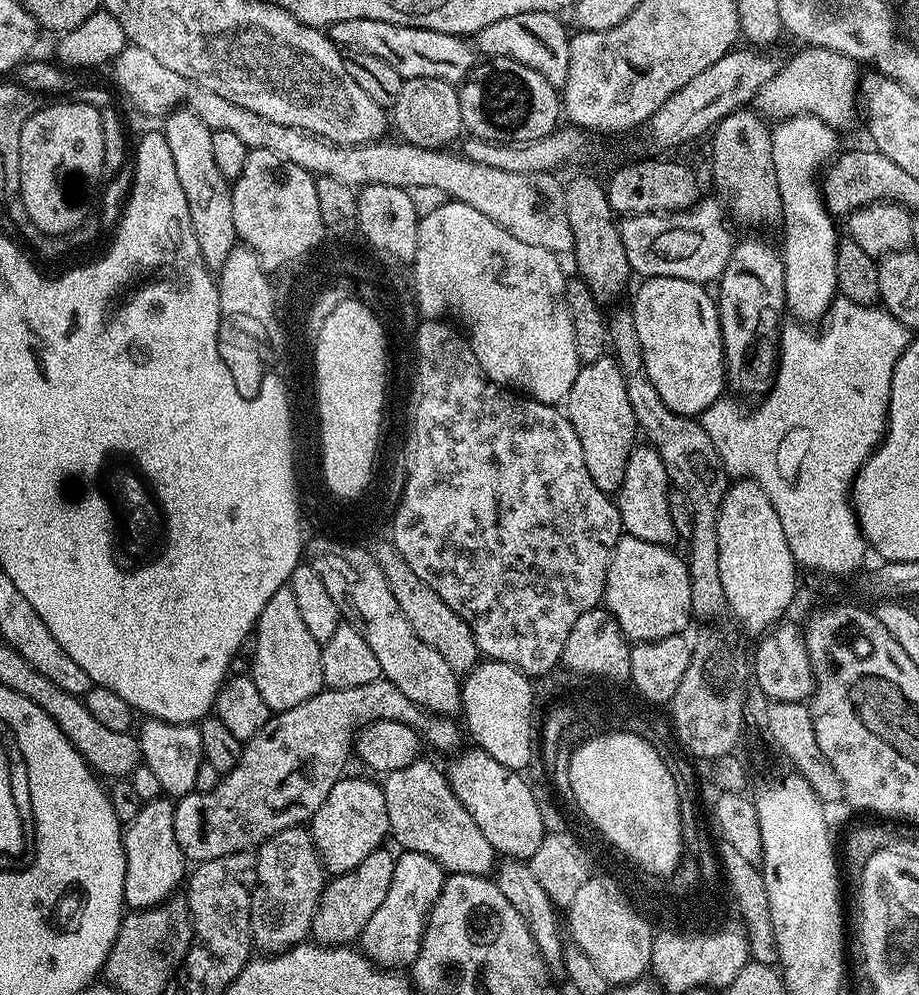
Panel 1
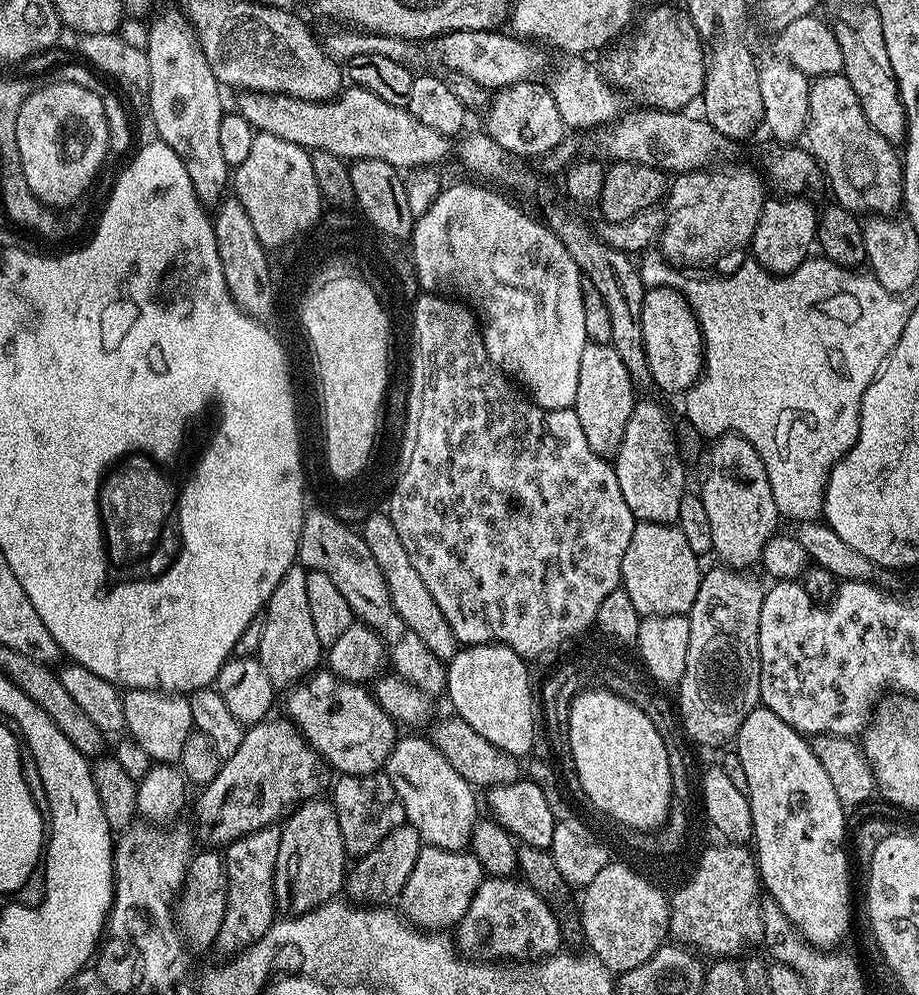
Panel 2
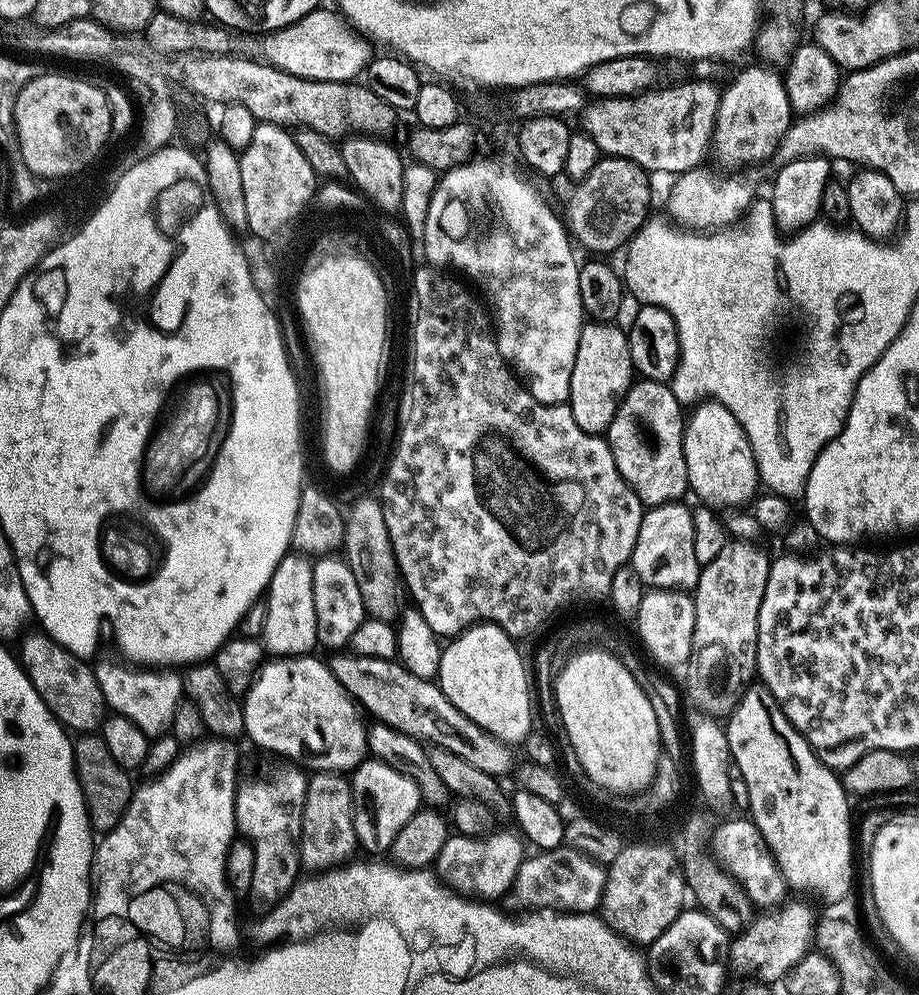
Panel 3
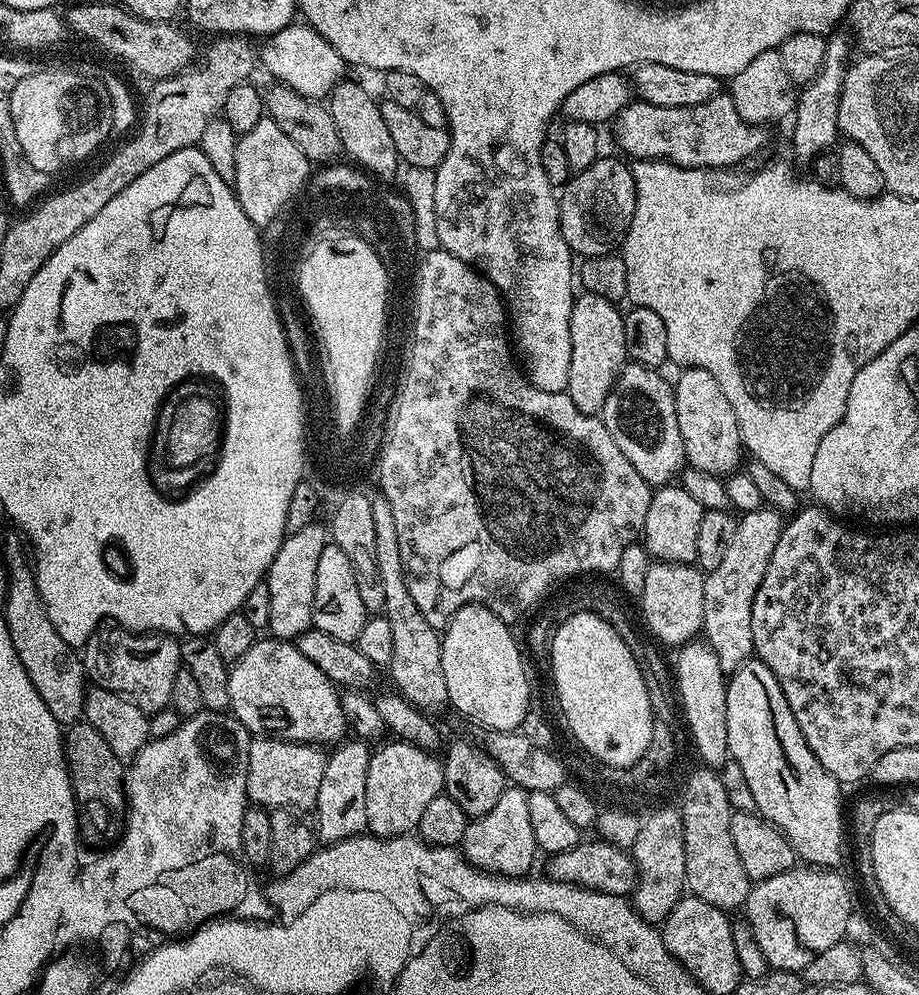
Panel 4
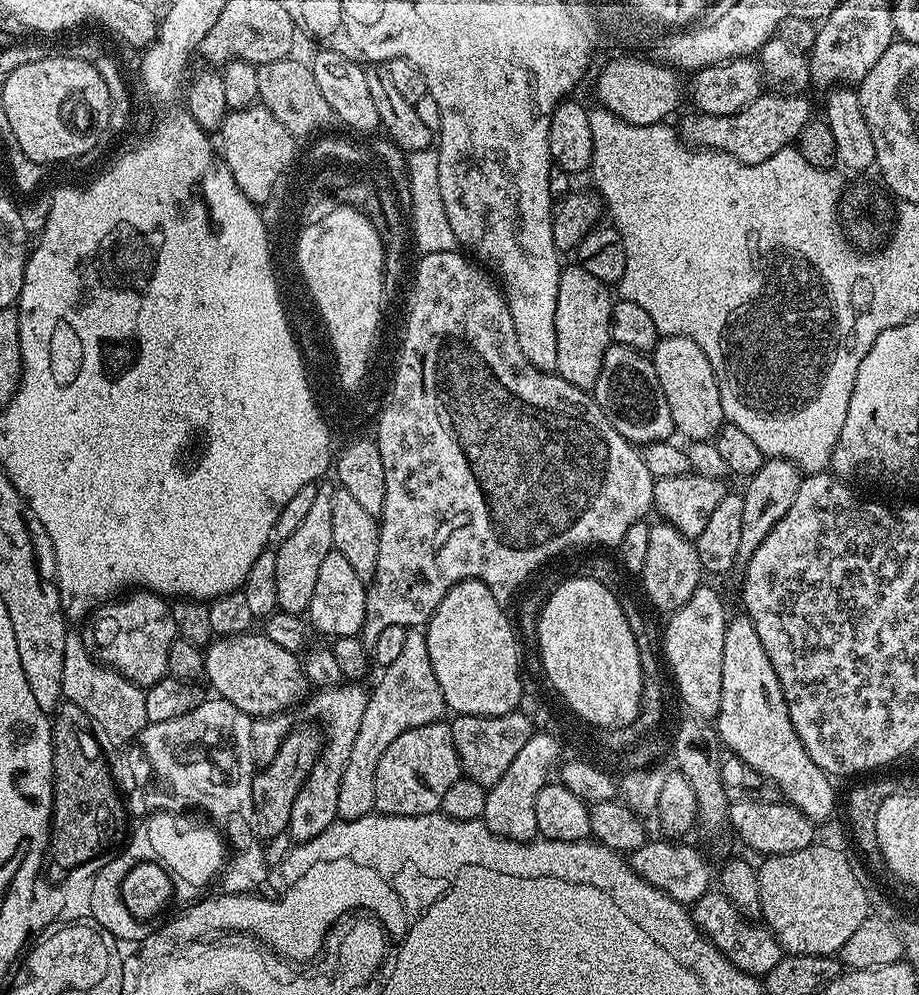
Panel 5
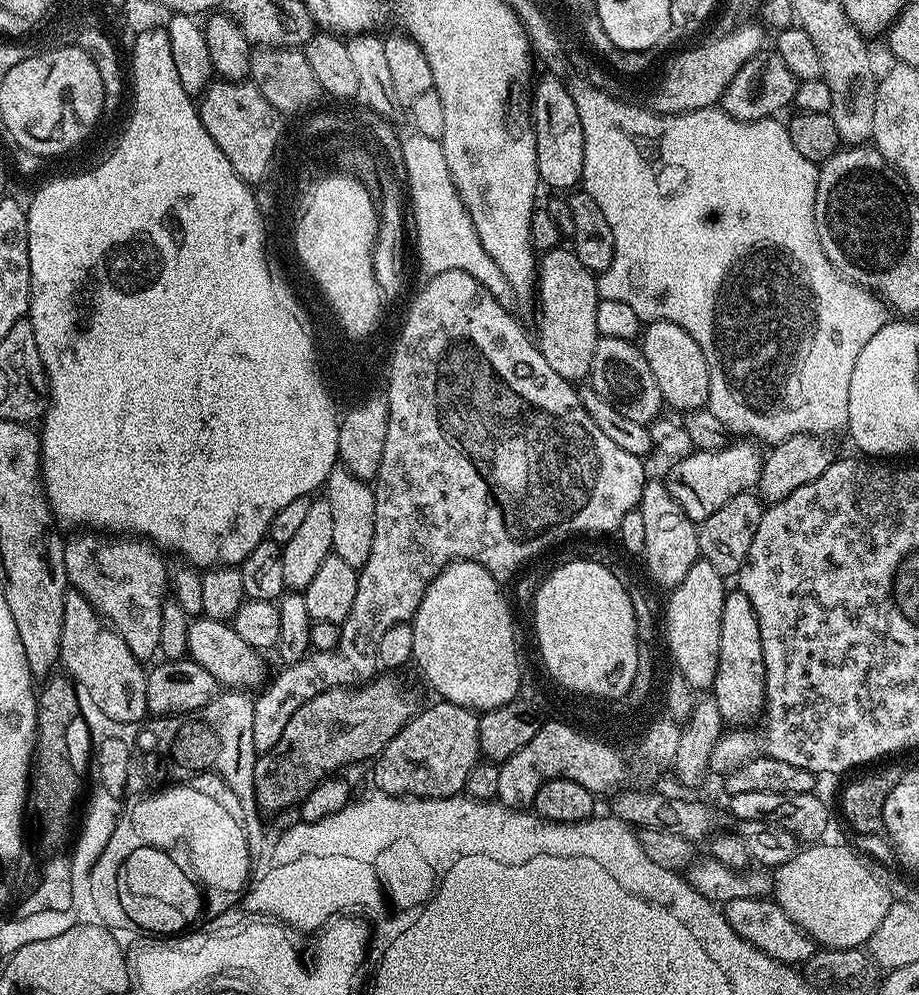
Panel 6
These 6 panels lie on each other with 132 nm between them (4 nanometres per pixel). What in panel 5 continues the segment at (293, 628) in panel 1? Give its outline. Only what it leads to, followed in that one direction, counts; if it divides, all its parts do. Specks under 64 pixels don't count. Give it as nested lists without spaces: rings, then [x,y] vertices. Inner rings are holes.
[[[321,483],[314,494],[314,502],[306,518],[290,534],[290,538],[279,541],[275,549],[278,558],[278,571],[274,574],[274,583],[278,586],[278,609],[281,612],[289,612],[295,616],[304,616],[310,606],[310,598],[314,598],[314,585],[318,579],[318,566],[322,566],[322,561],[326,554],[334,551],[332,539],[334,533],[330,526],[334,511],[334,498],[337,485]]]

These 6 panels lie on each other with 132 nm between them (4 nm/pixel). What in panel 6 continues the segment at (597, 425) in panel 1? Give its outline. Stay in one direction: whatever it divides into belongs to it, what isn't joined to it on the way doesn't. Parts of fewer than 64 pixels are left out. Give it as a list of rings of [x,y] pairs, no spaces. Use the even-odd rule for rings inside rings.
[[[561,246],[539,257],[534,293],[535,303],[540,303],[538,347],[542,358],[550,362],[550,370],[564,380],[587,381],[592,375],[594,346],[601,338],[596,322],[601,301],[596,281],[594,273],[578,262],[571,247]]]

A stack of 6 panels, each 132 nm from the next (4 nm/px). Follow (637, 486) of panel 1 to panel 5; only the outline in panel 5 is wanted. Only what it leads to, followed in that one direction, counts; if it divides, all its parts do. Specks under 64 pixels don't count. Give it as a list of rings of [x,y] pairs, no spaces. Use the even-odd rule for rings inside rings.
[[[613,342],[602,362],[594,399],[608,415],[614,430],[632,445],[643,446],[673,439],[676,427],[674,418],[670,418],[670,405],[666,402],[666,394],[662,394],[662,382],[658,382],[652,361],[645,353]]]

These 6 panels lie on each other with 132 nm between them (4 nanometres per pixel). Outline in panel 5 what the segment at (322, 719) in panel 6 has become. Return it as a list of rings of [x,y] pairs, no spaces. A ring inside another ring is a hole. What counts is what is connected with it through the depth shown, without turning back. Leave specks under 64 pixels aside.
[[[293,727],[288,737],[278,748],[278,754],[269,764],[263,765],[252,778],[252,822],[254,832],[261,841],[273,837],[277,833],[288,830],[290,810],[294,806],[294,798],[298,798],[298,790],[306,782],[310,770],[318,762],[320,753],[324,750],[324,738],[319,727]]]

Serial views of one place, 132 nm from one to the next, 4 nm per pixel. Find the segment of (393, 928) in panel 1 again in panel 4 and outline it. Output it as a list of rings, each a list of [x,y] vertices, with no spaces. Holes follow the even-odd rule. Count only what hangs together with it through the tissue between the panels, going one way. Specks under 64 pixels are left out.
[[[515,786],[505,787],[494,810],[469,819],[462,841],[462,853],[471,865],[499,876],[525,877],[531,873],[532,863],[538,857],[538,849],[534,826],[530,826],[528,792]]]

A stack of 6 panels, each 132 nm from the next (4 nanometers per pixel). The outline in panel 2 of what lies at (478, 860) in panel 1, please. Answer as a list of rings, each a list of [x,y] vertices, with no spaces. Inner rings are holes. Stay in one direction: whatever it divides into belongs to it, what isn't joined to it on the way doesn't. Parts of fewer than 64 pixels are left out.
[[[420,734],[408,735],[412,736],[401,735],[397,739],[396,745],[390,750],[388,760],[383,766],[383,771],[390,778],[394,790],[402,802],[405,821],[414,830],[418,830],[421,841],[427,847],[463,852],[468,848],[478,819],[478,813],[476,813],[477,789],[468,784],[466,778],[462,778],[462,774],[458,774],[458,770],[454,770],[454,766],[450,766],[450,762],[446,762],[446,758],[442,758],[442,754],[431,739],[424,737],[423,740],[422,737],[416,736]]]

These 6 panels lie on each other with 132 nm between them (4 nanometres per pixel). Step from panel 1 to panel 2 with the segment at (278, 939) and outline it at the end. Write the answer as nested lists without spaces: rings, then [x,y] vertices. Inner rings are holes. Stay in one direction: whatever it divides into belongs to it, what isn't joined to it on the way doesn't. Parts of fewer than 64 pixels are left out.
[[[327,799],[306,800],[283,821],[278,842],[278,862],[274,866],[274,898],[284,914],[313,912],[344,892],[350,857],[344,850],[338,818]]]

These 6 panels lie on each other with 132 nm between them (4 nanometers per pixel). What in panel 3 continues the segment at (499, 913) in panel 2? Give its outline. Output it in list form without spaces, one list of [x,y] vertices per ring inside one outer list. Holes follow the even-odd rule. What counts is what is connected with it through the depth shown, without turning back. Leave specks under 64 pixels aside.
[[[561,846],[551,850],[540,850],[537,856],[529,855],[518,870],[512,883],[511,899],[516,899],[516,904],[524,910],[555,910],[569,914],[592,914],[600,907],[600,899],[604,896],[604,887],[608,873],[605,865],[597,864],[588,856],[581,856],[570,847]]]

